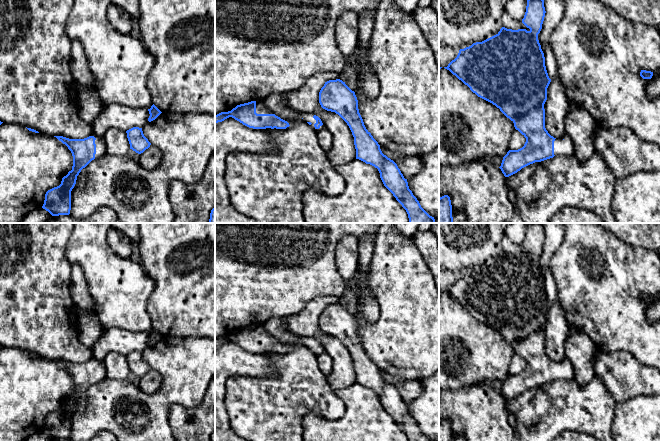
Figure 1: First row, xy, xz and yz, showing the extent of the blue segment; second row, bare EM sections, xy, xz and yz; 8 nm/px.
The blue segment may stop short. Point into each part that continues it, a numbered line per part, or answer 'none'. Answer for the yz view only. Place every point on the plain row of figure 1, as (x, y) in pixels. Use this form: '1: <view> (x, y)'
1: yz (565, 371)

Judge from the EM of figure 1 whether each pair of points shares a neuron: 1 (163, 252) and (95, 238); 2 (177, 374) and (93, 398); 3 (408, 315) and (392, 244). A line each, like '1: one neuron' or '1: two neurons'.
1: two neurons
2: one neuron
3: one neuron

